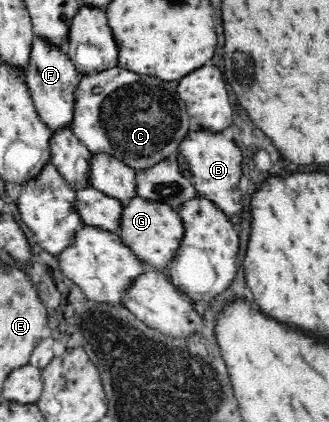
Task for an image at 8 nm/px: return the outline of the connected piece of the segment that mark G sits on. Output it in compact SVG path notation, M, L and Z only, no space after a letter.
M137 195L124 204L119 214L119 230L123 244L133 251L137 259L146 267L161 270L171 262L184 234L183 223L176 209Z

